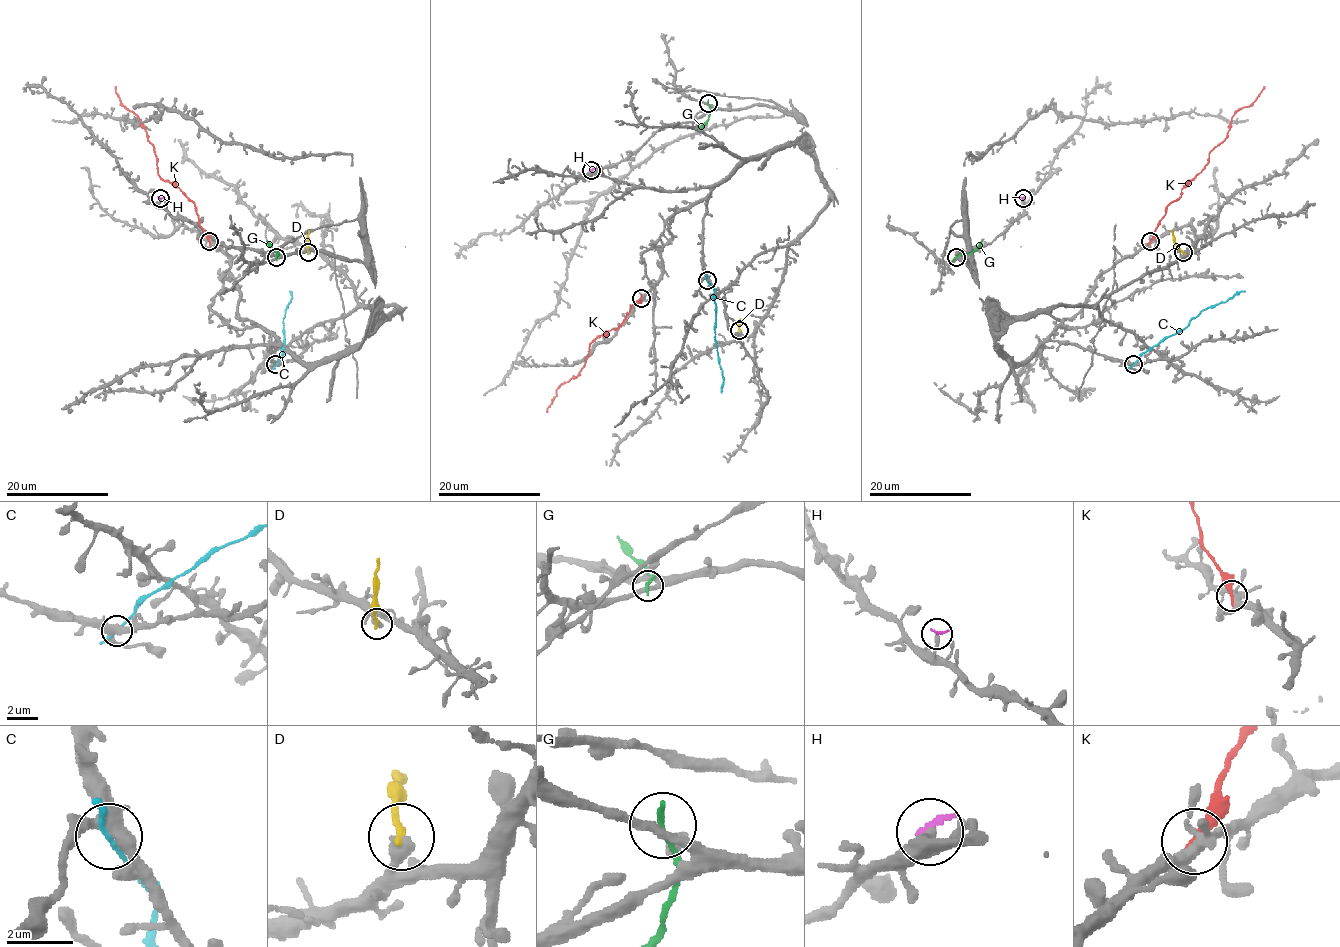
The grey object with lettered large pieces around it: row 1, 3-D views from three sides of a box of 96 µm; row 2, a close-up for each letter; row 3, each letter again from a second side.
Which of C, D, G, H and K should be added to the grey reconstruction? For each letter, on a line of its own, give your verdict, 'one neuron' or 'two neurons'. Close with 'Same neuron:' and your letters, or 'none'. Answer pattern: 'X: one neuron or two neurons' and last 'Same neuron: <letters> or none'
C: two neurons
D: two neurons
G: two neurons
H: two neurons
K: two neurons
Same neuron: none

